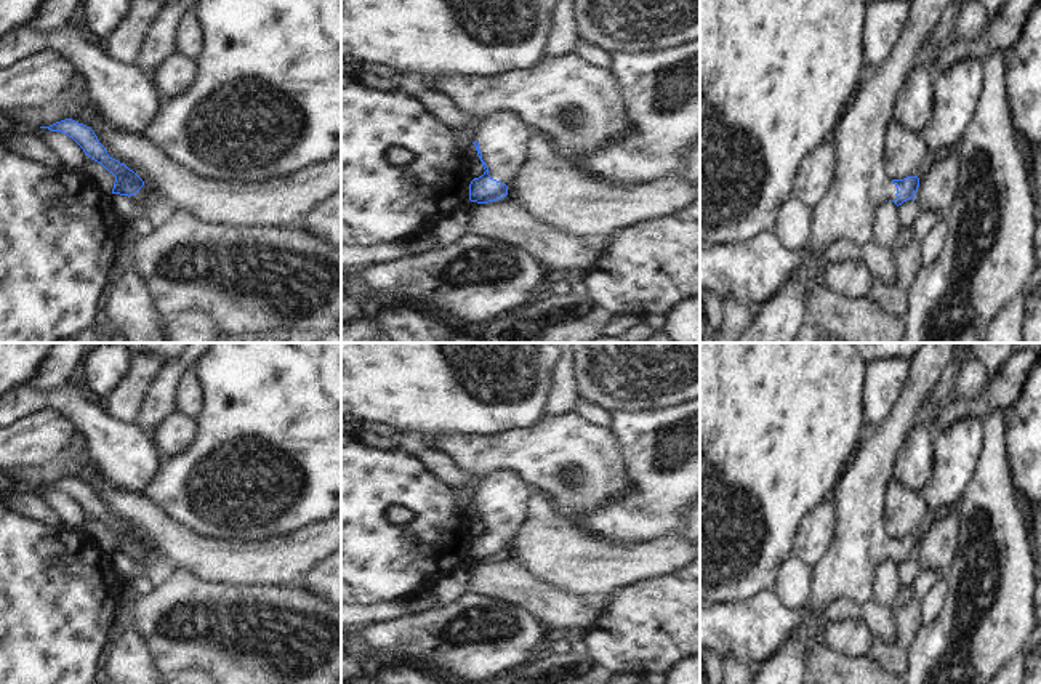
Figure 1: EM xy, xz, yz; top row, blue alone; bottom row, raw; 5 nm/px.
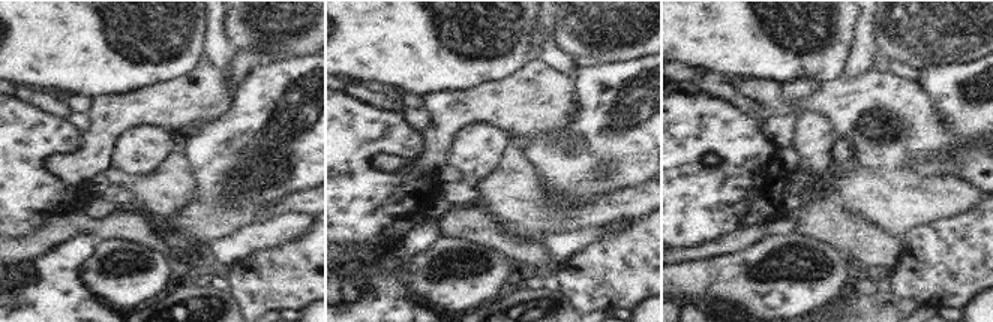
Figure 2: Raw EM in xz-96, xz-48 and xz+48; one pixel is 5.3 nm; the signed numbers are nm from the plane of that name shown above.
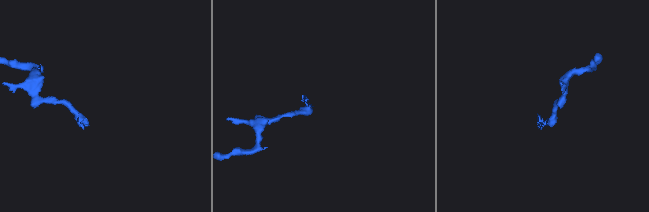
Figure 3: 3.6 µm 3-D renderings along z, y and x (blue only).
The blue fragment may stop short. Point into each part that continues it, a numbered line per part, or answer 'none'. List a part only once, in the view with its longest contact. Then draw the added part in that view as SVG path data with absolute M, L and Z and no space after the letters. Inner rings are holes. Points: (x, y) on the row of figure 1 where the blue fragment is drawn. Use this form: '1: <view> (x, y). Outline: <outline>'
1: xz (505, 140). Outline: M516 111L492 114L476 138L490 178L509 187L529 162L537 135L538 130Z

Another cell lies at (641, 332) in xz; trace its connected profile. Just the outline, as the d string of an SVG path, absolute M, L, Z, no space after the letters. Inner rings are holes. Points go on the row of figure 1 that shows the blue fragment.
M641 322L631 330L628 330L625 335L620 336L623 343L644 343L649 338L653 338L657 332L649 327L647 324Z

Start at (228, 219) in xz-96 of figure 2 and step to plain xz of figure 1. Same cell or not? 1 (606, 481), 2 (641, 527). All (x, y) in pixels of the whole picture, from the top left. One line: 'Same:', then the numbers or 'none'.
Same: 2

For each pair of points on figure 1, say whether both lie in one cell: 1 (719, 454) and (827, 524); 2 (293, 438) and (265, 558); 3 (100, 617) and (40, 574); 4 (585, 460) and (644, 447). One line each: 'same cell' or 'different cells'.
1: different cells
2: different cells
3: same cell
4: different cells

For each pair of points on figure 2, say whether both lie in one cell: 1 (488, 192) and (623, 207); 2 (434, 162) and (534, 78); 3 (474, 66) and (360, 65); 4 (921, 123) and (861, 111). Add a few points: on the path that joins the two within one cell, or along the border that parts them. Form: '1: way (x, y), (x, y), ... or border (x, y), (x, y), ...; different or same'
1: way (521, 195), (539, 211), (551, 214), (590, 214); same
2: way (446, 132), (474, 105), (504, 104); same
3: way (446, 65), (389, 65); same
4: way (906, 123), (896, 123), (888, 116), (876, 111); same

